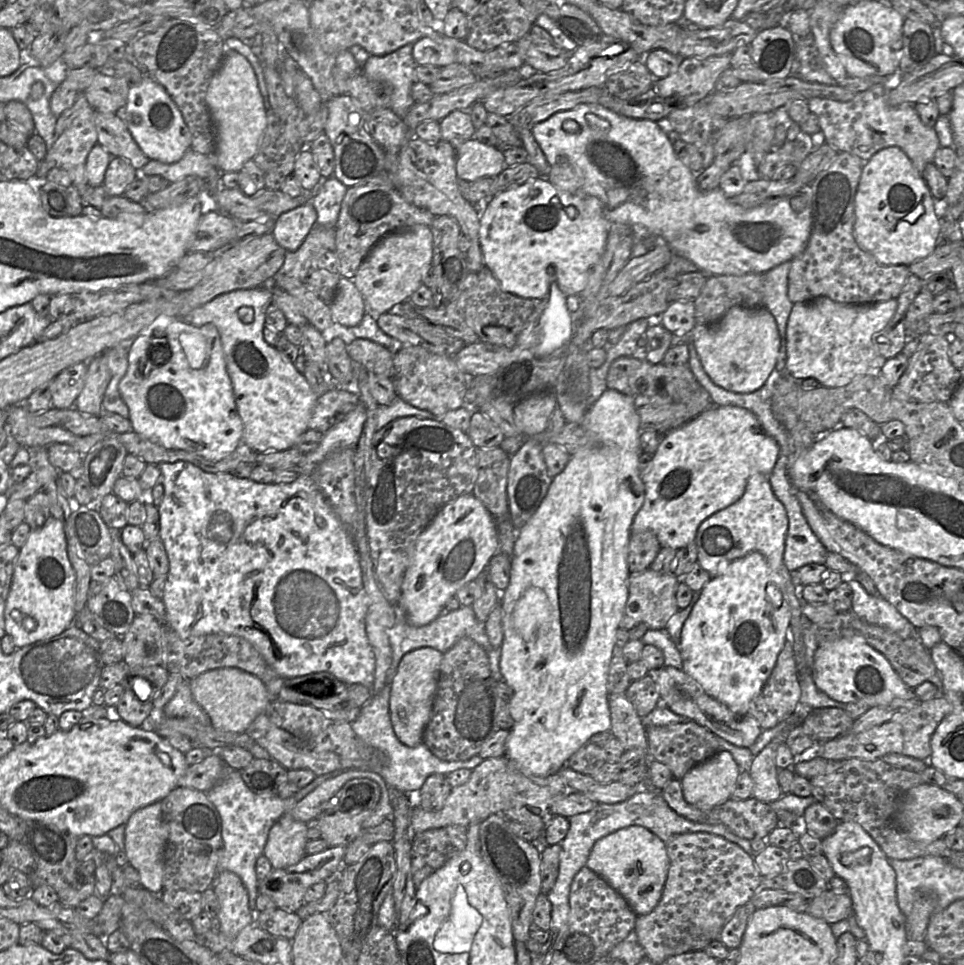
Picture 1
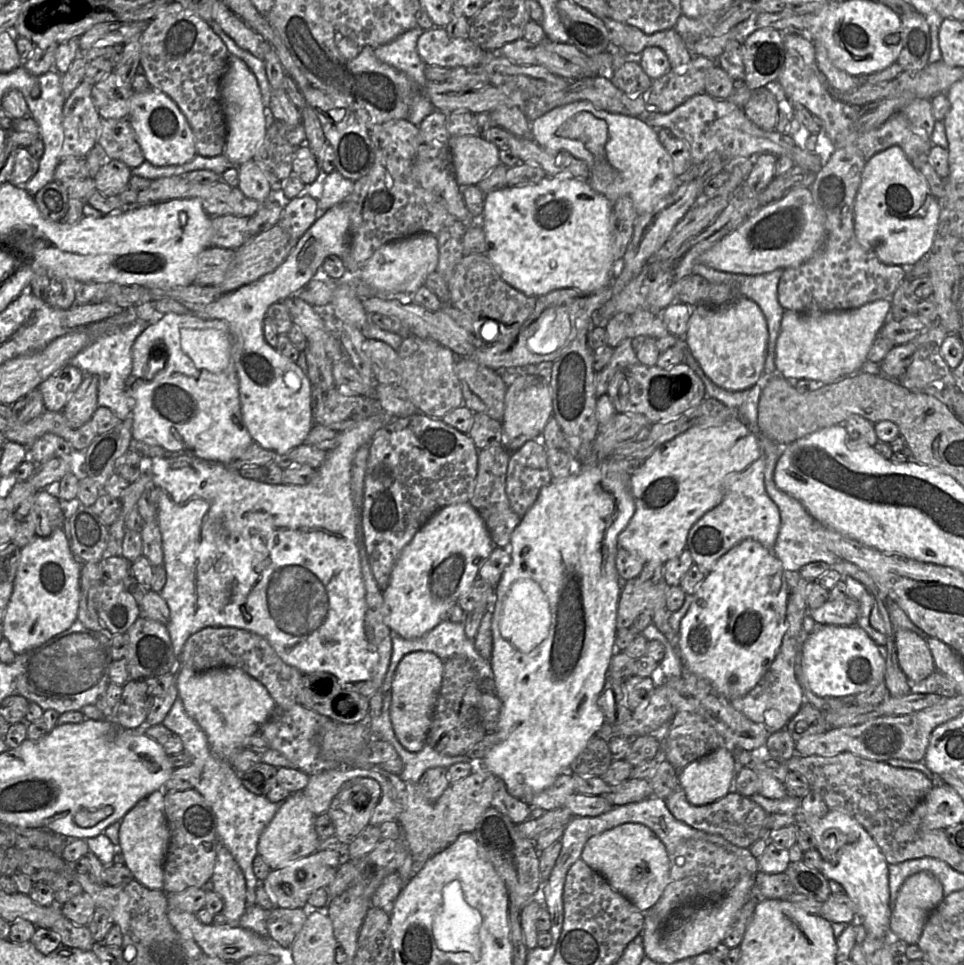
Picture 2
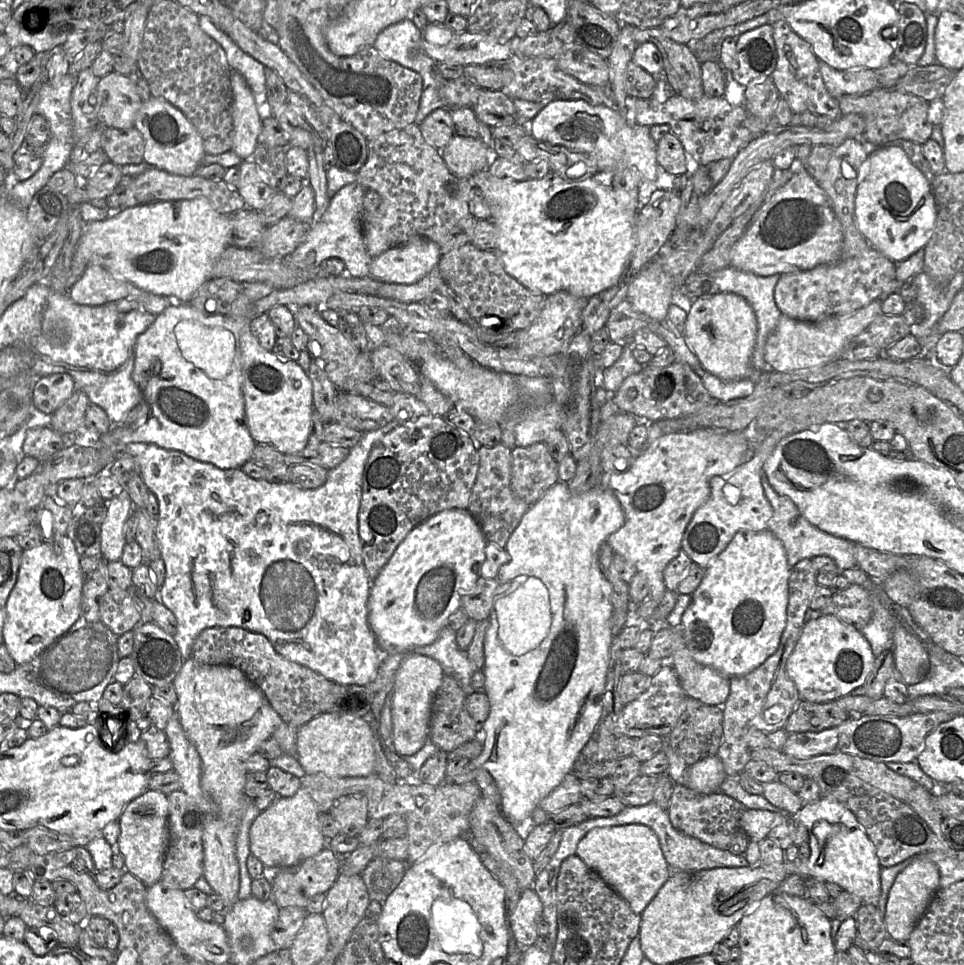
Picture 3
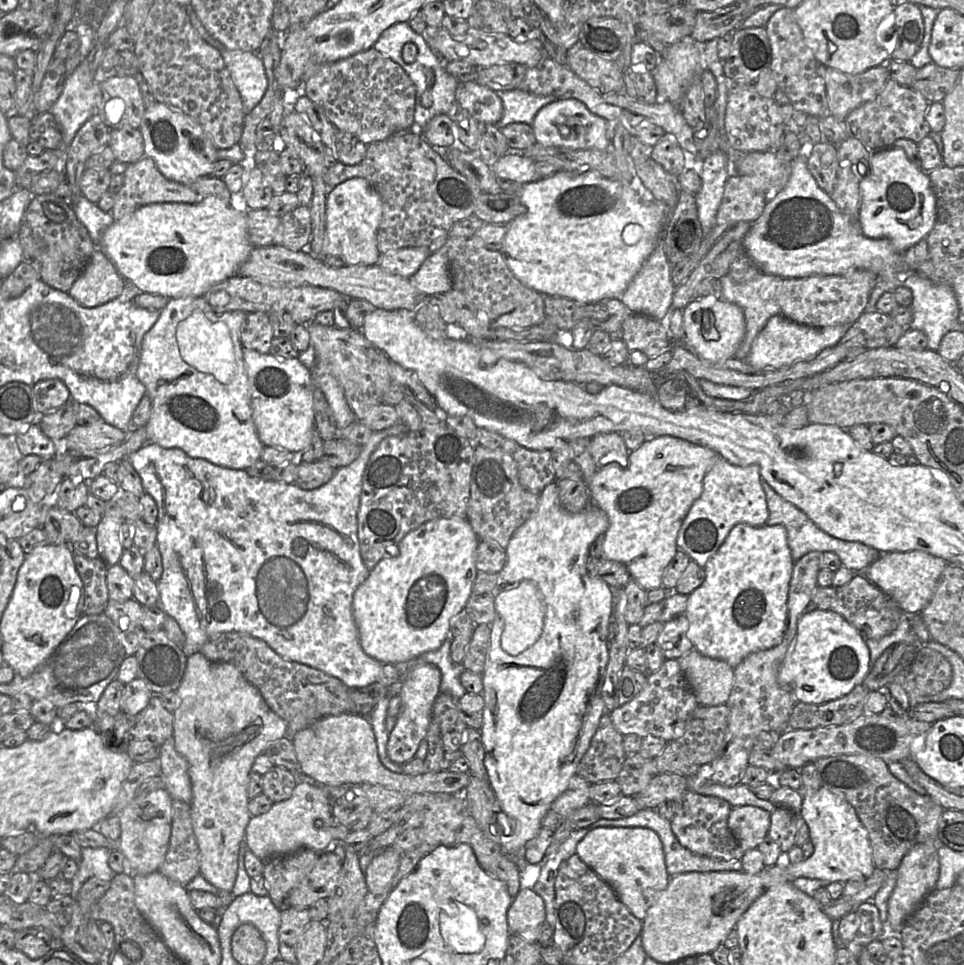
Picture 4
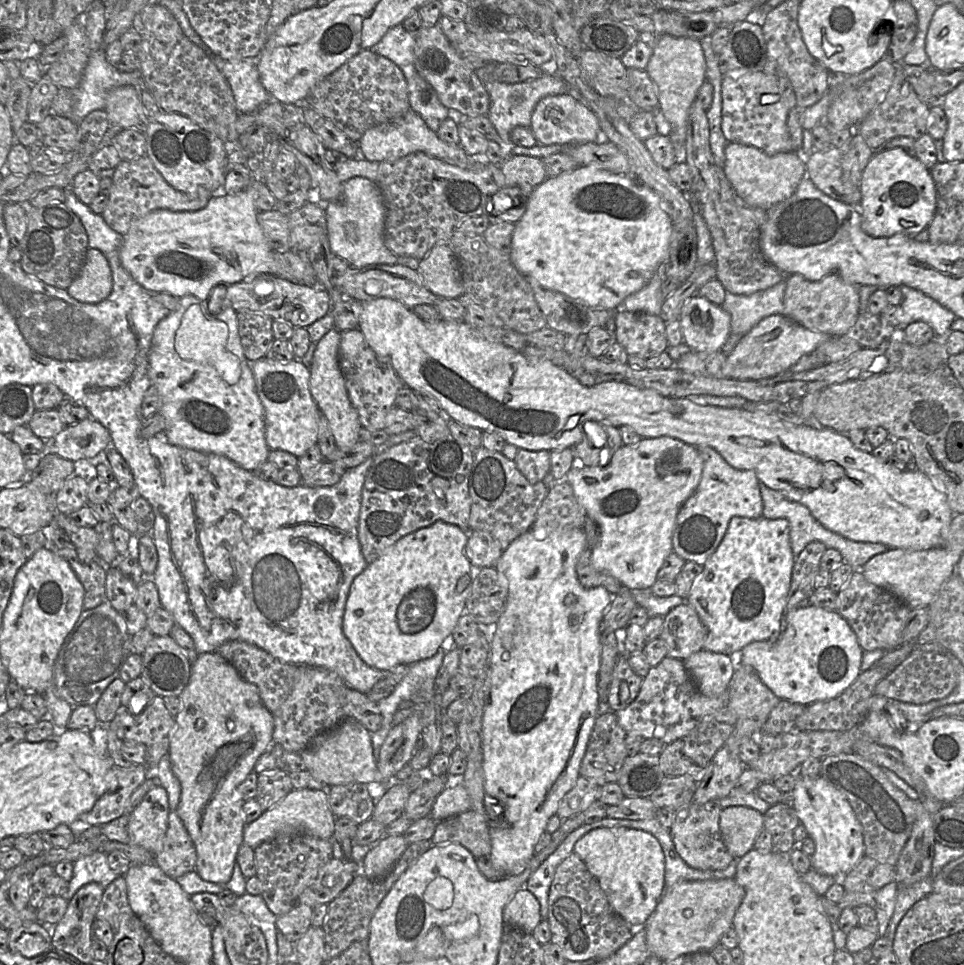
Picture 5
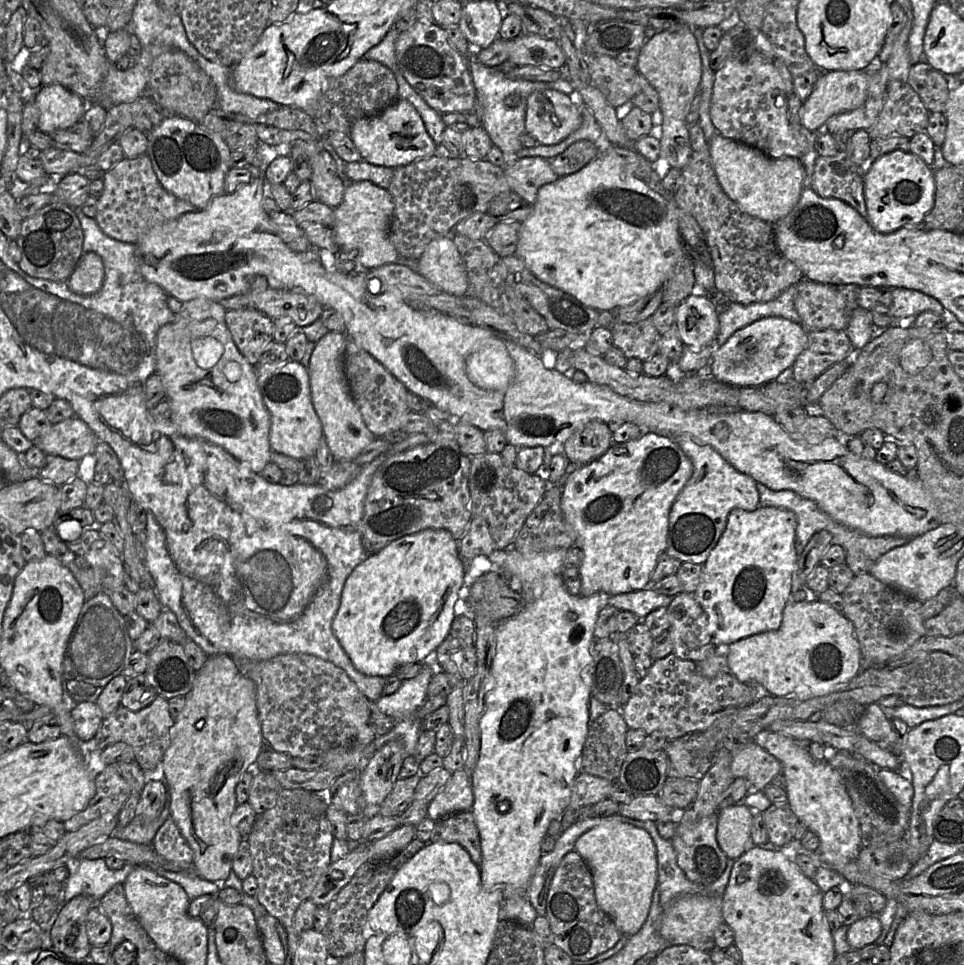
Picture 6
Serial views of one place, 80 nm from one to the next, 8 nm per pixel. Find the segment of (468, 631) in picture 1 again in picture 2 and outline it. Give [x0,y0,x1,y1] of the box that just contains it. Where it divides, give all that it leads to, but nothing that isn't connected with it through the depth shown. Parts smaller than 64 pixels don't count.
[381,619,494,696]

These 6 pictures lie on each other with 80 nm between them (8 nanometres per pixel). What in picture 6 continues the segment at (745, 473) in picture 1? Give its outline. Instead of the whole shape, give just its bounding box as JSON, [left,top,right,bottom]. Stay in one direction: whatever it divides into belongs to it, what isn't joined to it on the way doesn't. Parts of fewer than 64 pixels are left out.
[561,432,693,597]

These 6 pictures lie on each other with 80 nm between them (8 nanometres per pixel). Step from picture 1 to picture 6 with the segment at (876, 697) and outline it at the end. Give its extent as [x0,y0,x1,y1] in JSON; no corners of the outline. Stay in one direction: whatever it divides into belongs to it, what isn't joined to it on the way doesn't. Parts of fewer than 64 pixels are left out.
[727,594,861,701]

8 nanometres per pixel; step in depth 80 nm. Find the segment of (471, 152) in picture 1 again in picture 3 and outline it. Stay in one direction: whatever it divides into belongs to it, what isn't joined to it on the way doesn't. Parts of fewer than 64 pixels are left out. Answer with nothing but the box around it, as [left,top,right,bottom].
[441,135,499,179]

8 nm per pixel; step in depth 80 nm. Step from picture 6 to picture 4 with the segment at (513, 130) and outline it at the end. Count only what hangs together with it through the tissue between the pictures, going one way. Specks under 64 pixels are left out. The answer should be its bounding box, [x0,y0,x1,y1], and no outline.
[496,88,557,129]

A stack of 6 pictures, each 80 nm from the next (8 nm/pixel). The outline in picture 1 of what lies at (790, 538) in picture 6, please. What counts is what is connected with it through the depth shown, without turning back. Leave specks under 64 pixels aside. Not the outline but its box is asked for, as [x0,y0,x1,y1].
[679,552,791,714]

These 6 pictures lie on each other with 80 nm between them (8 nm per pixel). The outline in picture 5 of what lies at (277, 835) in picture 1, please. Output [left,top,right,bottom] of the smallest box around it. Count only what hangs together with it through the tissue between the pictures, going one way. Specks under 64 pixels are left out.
[243,788,335,849]

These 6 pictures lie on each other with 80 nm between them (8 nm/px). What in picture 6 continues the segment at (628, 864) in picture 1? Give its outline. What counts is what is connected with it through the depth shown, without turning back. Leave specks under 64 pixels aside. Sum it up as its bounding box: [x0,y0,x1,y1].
[575,821,658,936]

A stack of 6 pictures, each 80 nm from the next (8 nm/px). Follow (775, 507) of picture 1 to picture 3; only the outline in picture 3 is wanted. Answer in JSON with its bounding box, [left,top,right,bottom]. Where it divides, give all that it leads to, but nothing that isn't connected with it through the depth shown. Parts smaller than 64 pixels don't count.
[681,422,795,569]

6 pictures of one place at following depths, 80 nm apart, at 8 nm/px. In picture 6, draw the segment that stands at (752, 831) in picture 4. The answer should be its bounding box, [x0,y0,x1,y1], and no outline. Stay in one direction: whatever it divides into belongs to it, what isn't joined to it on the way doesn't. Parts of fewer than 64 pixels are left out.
[716,805,754,860]

